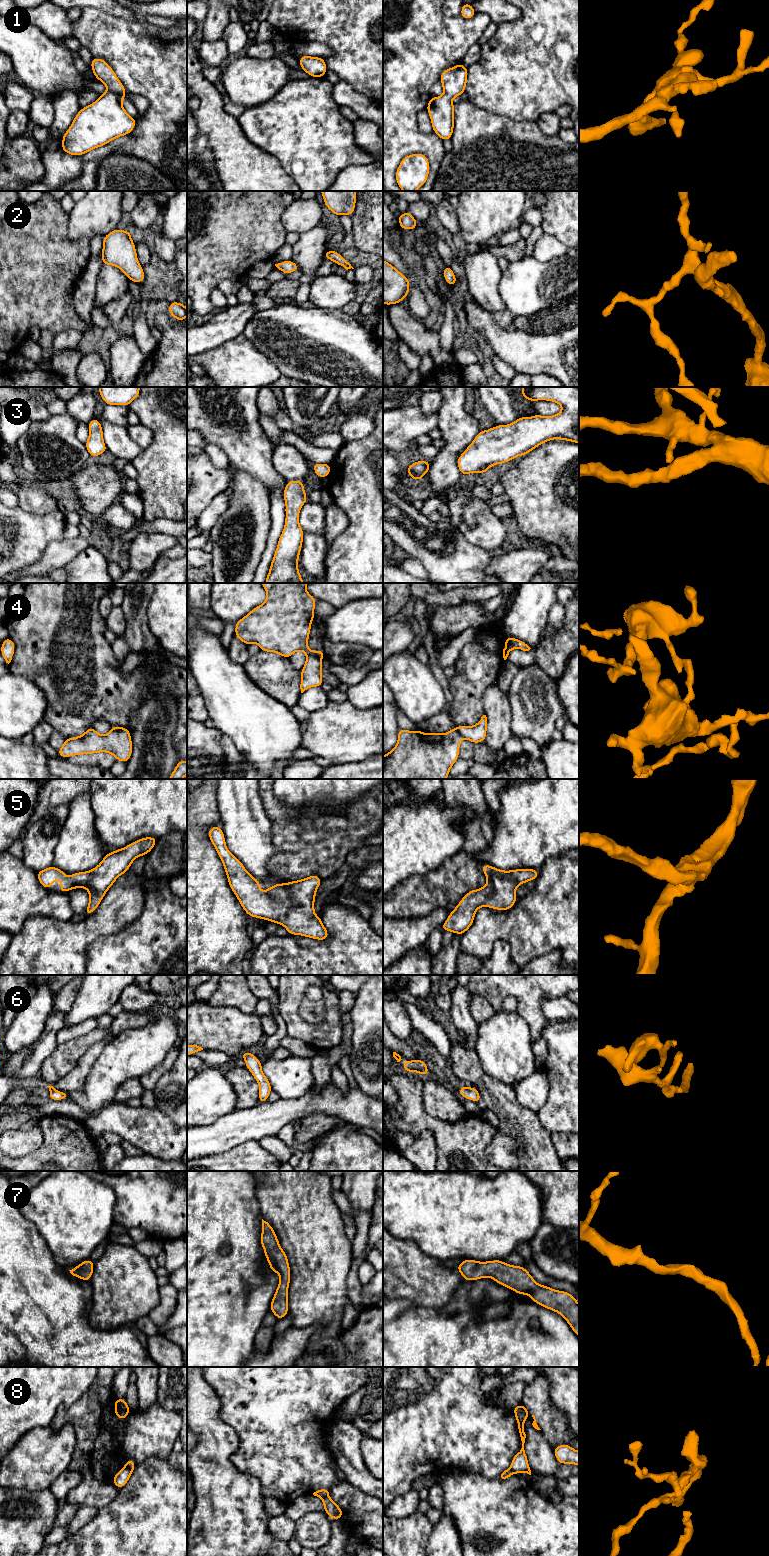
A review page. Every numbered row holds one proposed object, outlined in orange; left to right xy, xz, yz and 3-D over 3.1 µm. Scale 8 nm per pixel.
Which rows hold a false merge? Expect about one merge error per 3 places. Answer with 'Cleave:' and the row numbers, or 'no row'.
Cleave: 4, 8

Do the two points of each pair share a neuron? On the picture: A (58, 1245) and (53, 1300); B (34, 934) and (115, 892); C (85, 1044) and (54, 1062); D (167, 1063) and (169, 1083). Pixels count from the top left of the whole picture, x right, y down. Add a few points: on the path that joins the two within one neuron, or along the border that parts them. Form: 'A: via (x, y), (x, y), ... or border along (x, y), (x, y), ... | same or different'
A: border along (45, 1241), (54, 1261), (68, 1271) | different
B: via (57, 934), (83, 934), (102, 915) | same
C: via (77, 1047), (62, 1060) | same
D: border along (176, 1058), (173, 1065), (158, 1081), (154, 1090) | different

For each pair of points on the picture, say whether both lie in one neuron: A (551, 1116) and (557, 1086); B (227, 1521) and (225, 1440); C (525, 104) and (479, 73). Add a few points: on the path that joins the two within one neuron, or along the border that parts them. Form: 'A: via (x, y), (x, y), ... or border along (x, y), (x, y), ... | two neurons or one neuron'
A: via (557, 1109), (557, 1093) | one neuron
B: via (227, 1501), (223, 1495), (223, 1460) | one neuron
C: via (514, 93), (504, 83), (490, 82) | one neuron

